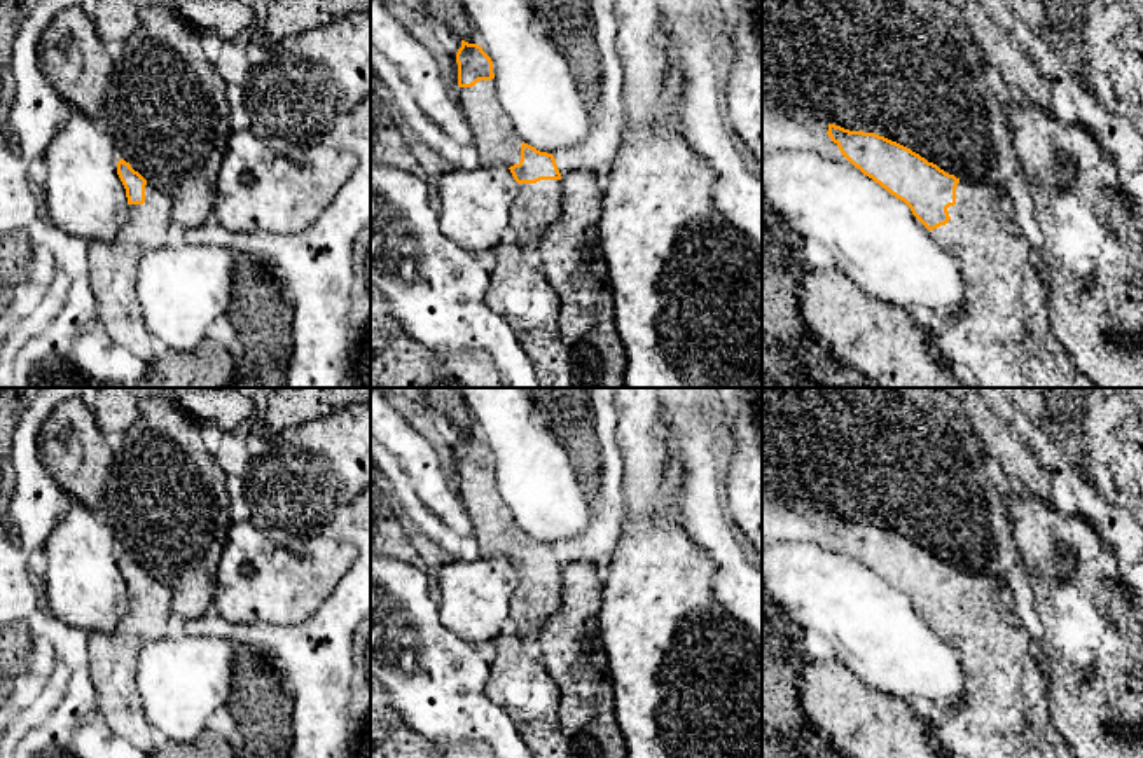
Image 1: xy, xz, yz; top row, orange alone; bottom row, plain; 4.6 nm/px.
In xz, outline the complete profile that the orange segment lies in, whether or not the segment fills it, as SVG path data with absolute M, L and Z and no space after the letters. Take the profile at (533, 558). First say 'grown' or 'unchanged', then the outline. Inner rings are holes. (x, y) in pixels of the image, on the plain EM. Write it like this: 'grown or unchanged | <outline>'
grown | M461 431L456 454L460 494L481 555L510 561L519 585L509 603L509 618L521 639L537 639L561 604L563 575L556 550L524 534L516 524L496 487L493 452L481 437Z

